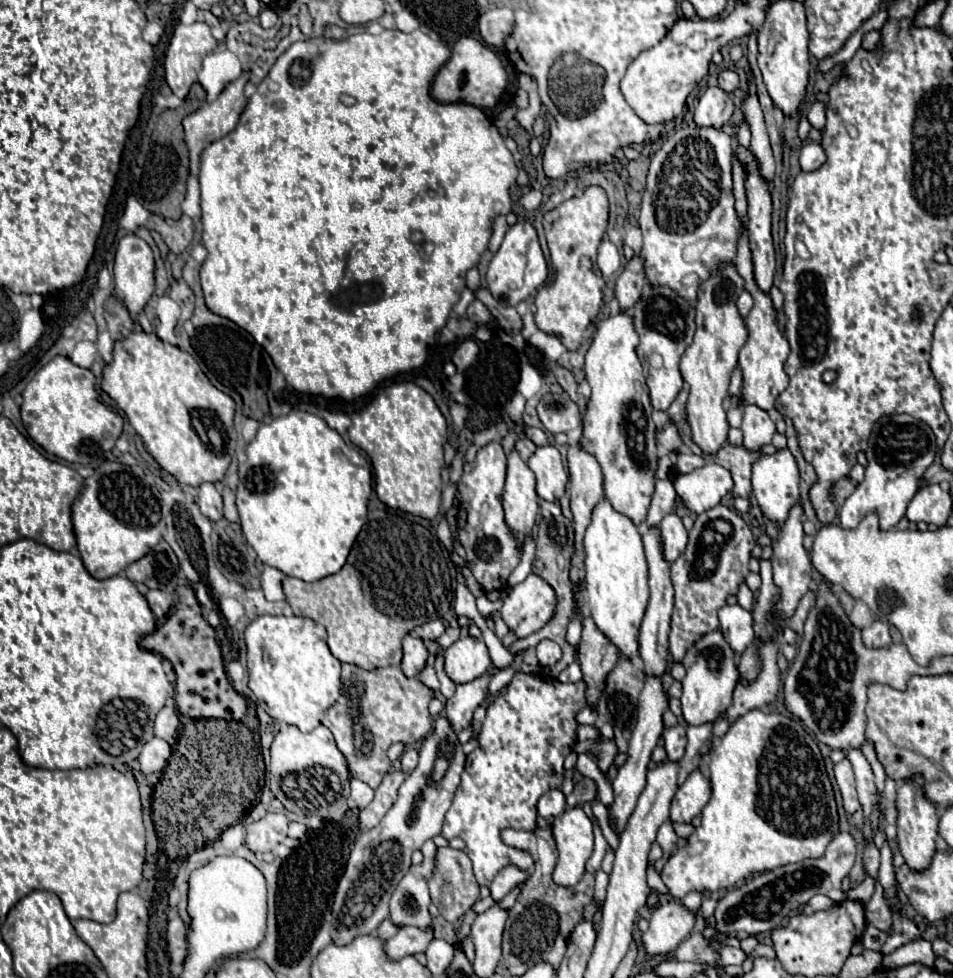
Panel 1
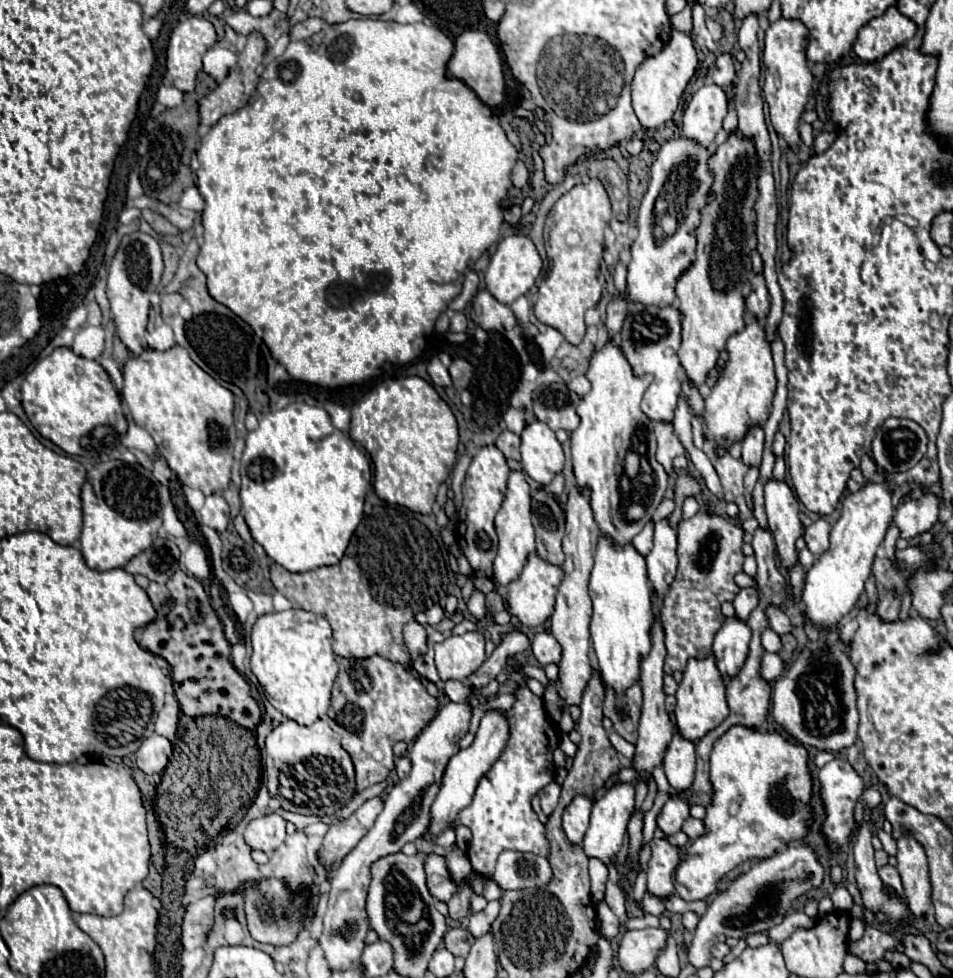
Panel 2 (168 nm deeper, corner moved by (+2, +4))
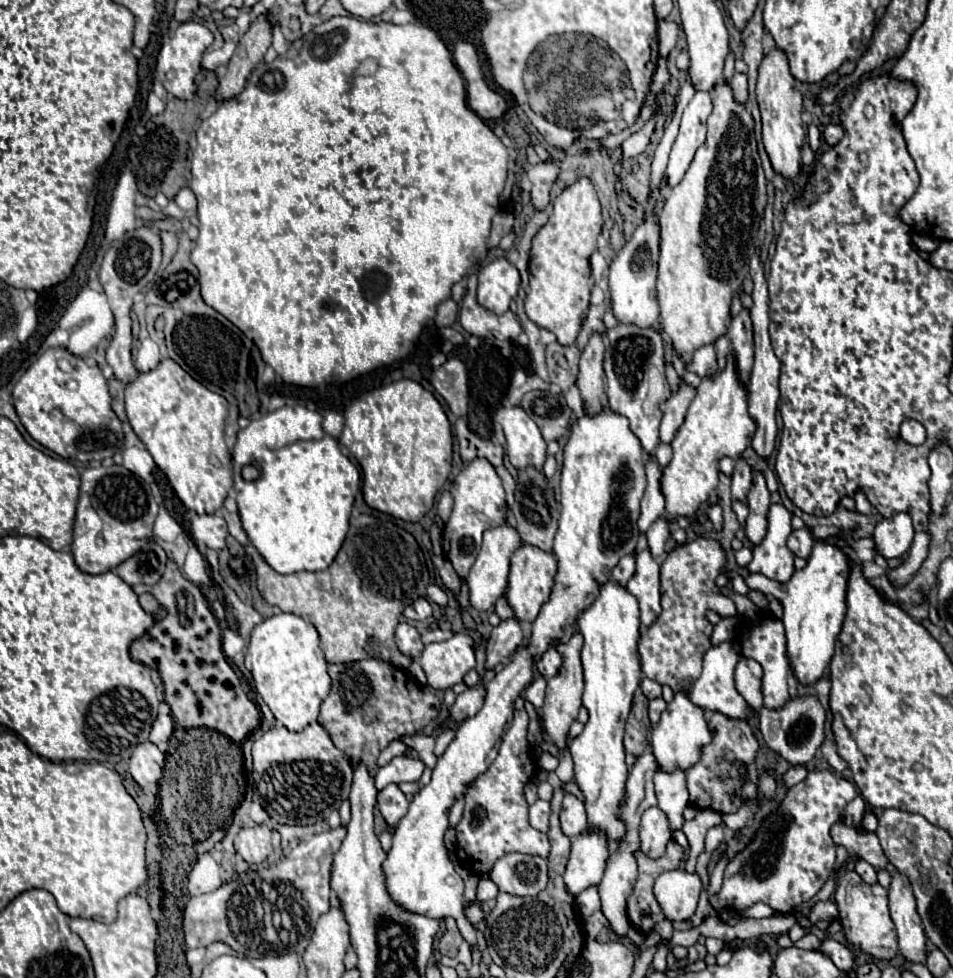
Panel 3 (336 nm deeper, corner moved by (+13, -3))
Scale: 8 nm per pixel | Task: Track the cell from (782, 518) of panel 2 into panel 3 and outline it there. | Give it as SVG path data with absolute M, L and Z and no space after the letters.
M773 504L769 510L767 534L753 548L753 560L747 564L749 572L759 572L771 580L787 582L793 572L793 552L787 548L791 534L791 512L783 504Z

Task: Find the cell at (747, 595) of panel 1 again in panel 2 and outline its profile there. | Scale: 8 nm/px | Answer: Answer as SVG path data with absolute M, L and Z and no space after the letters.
M748 587L748 589L740 589L740 593L736 595L736 599L732 601L734 609L736 609L736 617L746 621L750 611L758 605L758 593L754 587Z

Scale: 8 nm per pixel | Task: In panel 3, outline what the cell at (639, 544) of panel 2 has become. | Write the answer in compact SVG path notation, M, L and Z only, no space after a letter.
M629 554L627 558L621 558L621 560L619 560L619 564L615 566L615 570L611 572L611 578L613 578L615 582L619 582L621 586L625 586L633 572L635 572L635 556Z

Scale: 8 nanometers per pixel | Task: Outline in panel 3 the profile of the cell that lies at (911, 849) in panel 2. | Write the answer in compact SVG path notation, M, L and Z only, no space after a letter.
M897 872L889 888L889 910L891 920L899 938L899 952L907 962L927 962L927 938L923 932L921 918L915 908L915 898L911 894L911 884L905 874Z

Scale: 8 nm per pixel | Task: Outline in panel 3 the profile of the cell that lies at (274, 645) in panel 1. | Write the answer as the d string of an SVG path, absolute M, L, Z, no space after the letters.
M285 612L263 620L251 634L245 664L253 674L257 692L287 730L299 732L309 722L317 720L319 706L331 690L331 678L327 674L327 660L313 624Z

